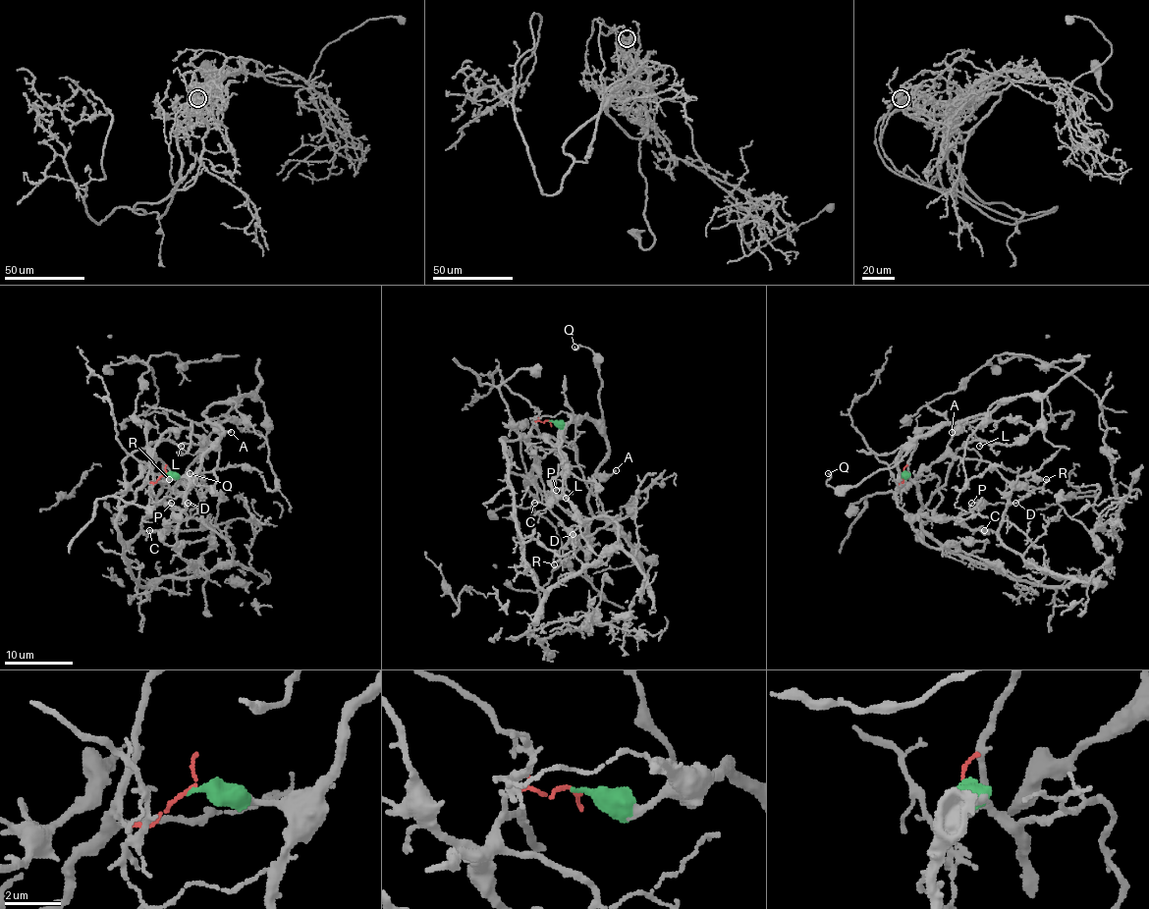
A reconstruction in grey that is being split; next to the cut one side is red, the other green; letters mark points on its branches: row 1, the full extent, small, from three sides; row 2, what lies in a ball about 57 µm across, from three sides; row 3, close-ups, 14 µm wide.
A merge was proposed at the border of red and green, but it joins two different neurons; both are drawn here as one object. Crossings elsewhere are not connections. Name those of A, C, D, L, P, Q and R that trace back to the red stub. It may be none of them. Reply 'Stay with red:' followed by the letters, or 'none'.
Stay with red: D, L, R

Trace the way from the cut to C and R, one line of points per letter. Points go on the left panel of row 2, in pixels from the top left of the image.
C: (164, 473), (178, 473), (188, 480), (185, 507), (167, 528), (148, 530)
R: (164, 473), (155, 482), (141, 479), (141, 470), (153, 456), (190, 487), (178, 491), (169, 486), (169, 479)

